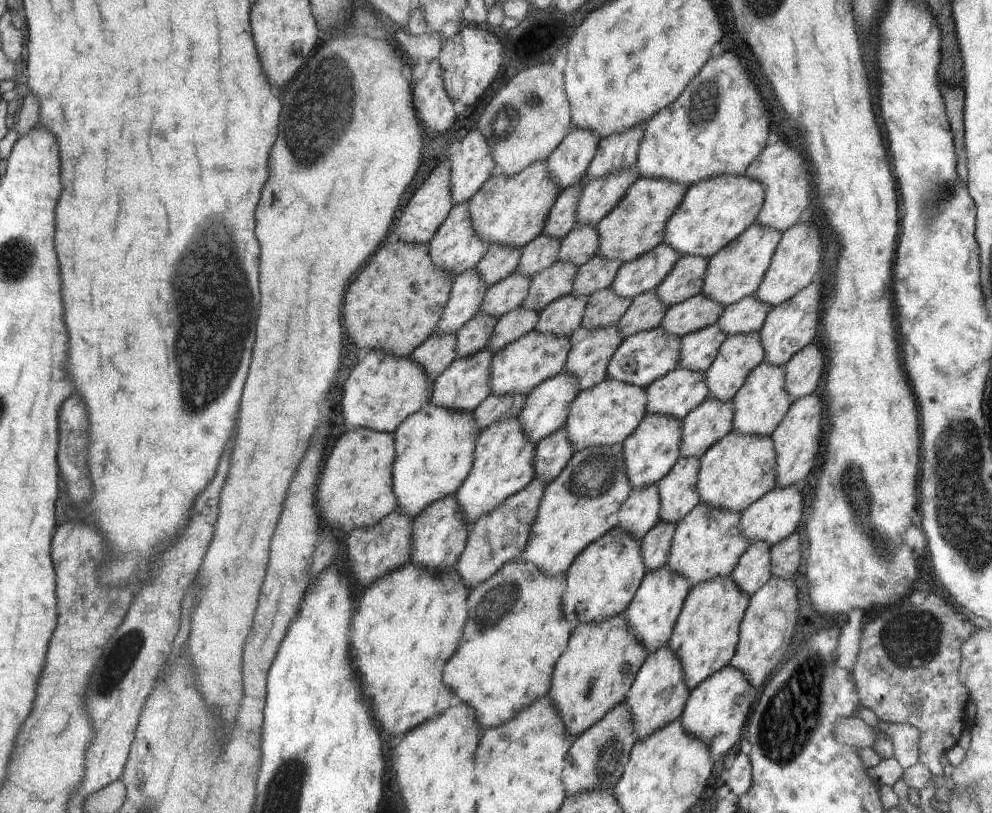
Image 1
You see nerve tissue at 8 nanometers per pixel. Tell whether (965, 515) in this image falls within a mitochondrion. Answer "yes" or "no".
yes

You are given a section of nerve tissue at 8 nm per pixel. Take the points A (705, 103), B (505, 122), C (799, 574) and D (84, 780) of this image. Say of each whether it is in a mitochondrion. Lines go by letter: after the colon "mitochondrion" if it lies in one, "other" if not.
A: mitochondrion
B: mitochondrion
C: other
D: other

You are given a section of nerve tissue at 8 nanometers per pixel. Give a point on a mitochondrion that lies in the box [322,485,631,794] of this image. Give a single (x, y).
(512, 586)

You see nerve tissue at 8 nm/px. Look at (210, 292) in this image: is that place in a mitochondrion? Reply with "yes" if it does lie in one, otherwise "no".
yes

